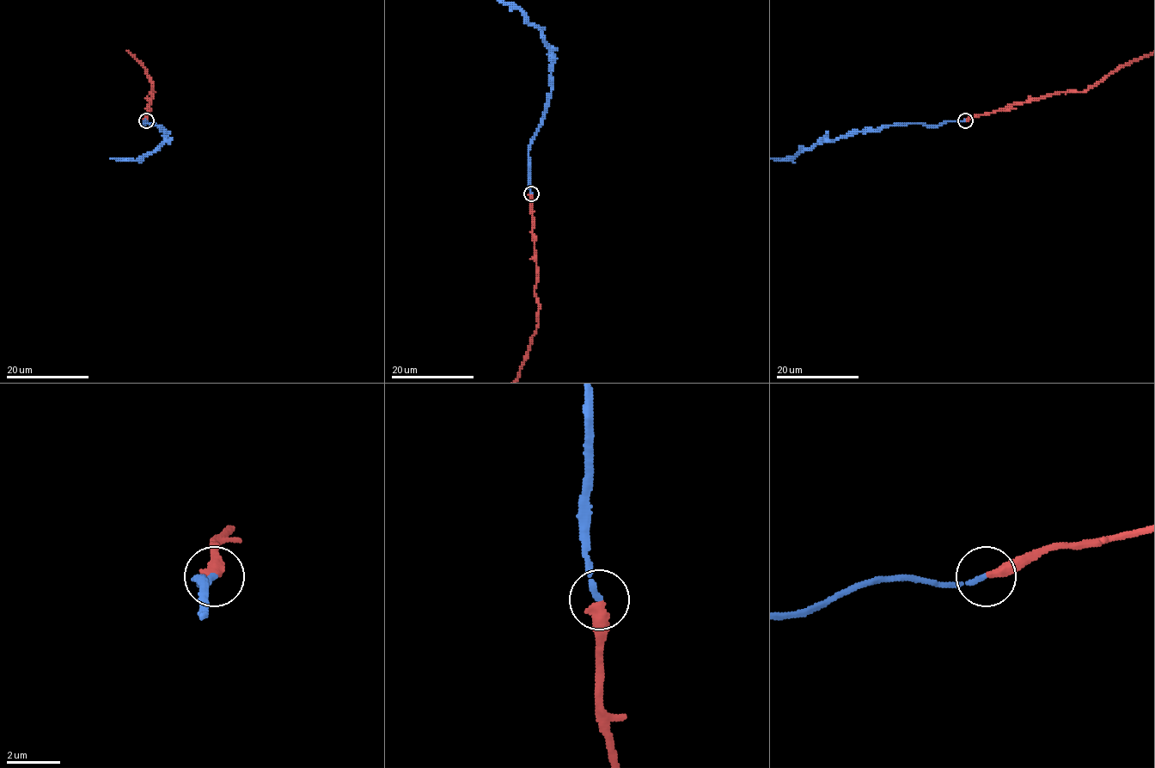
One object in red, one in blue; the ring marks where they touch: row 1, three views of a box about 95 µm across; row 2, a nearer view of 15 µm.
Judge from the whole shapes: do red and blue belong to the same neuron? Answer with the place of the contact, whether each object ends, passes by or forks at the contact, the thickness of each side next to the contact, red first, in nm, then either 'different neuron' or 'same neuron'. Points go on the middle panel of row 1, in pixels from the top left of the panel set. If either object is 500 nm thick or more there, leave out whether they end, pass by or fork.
place (531, 193); red ends; blue ends; calibres 400 and 200 nm; same neuron

